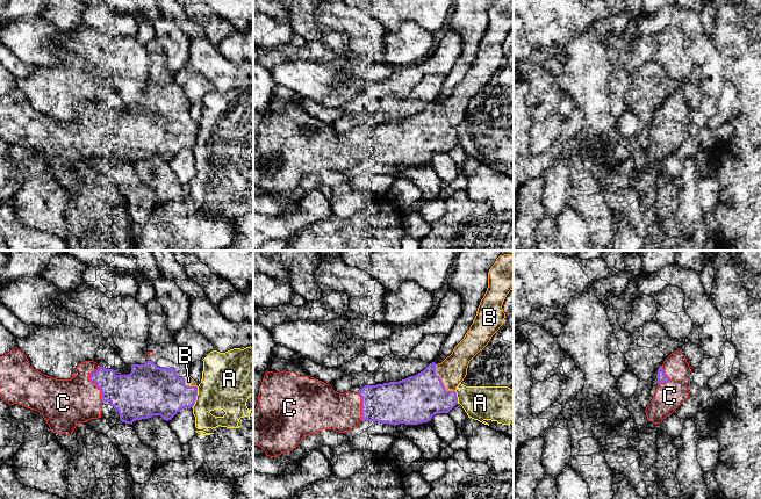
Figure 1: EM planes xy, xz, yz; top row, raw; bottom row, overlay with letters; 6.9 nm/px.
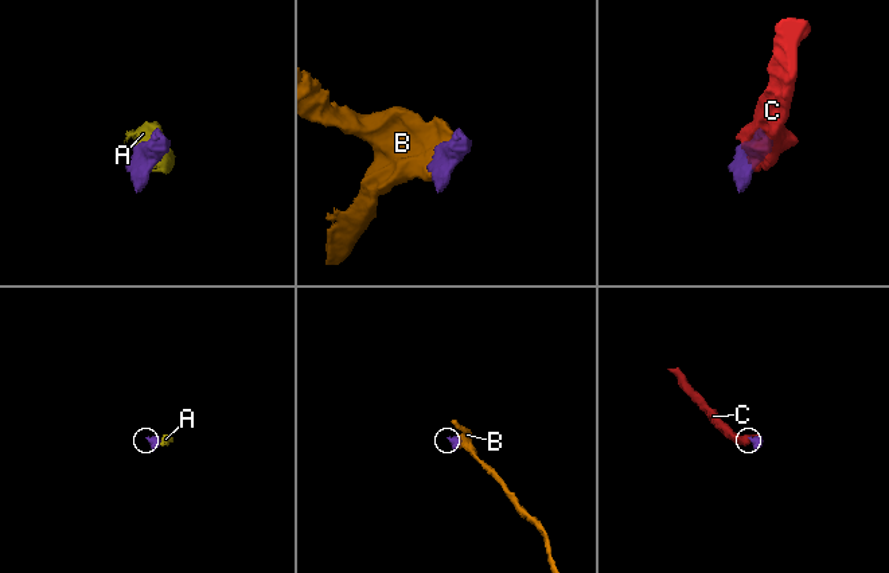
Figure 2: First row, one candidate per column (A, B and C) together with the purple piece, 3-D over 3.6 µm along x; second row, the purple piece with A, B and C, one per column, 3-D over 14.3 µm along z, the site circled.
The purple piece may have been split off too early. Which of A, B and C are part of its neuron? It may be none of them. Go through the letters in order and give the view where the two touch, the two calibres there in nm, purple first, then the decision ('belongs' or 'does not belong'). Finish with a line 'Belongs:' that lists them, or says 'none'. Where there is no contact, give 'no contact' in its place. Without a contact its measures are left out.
A: xy | 320/360 nm | does not belong
B: xz | 320/190 nm | belongs
C: xy | 260/340 nm | belongs
Belongs: B, C

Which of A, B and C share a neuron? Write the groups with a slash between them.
A / B C

